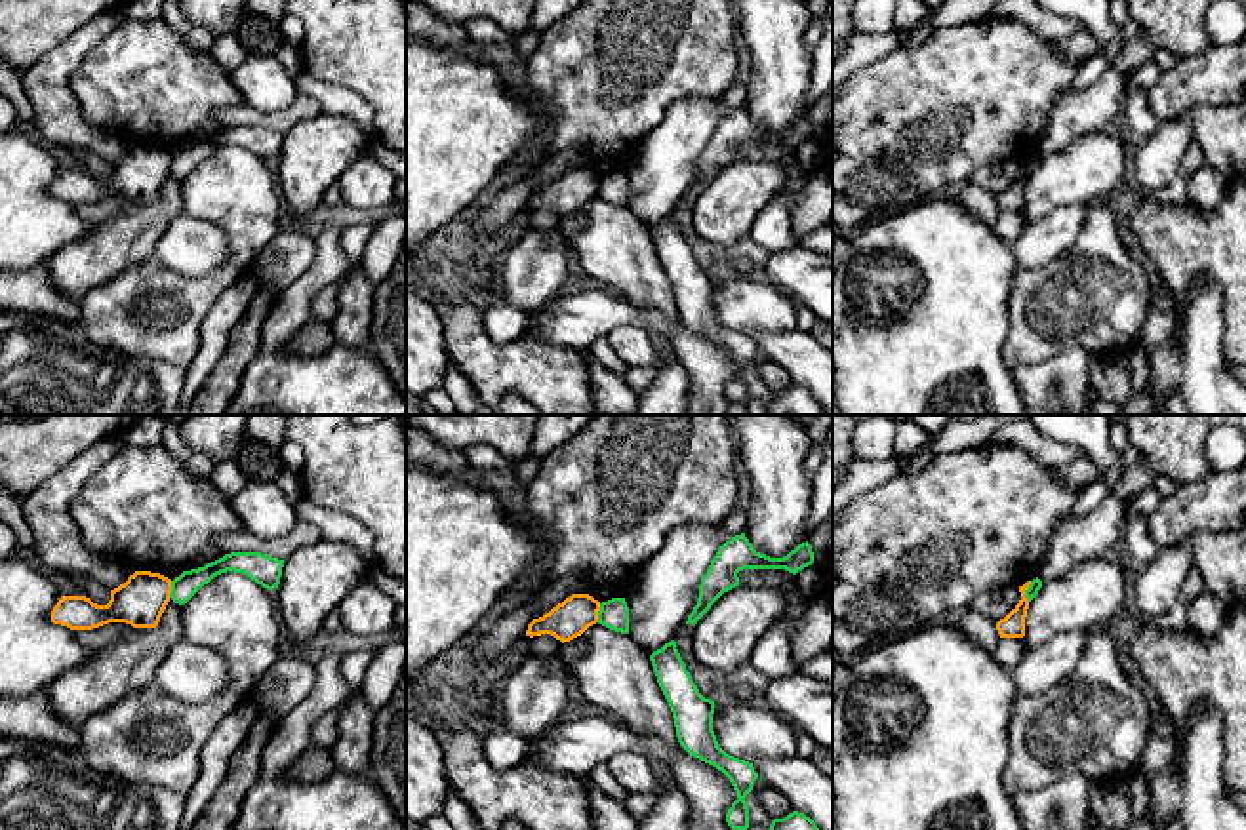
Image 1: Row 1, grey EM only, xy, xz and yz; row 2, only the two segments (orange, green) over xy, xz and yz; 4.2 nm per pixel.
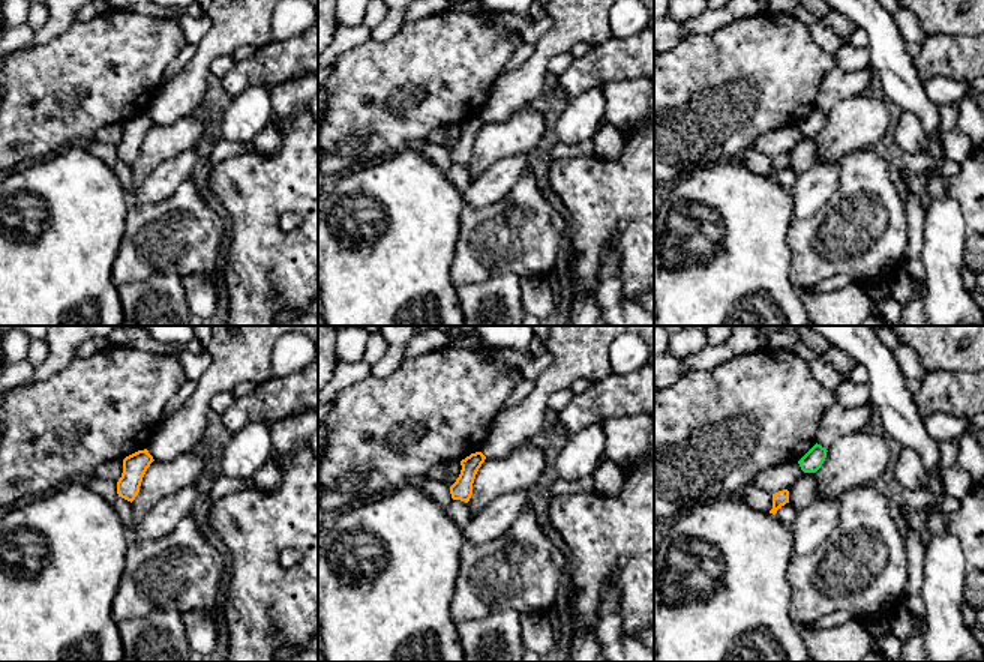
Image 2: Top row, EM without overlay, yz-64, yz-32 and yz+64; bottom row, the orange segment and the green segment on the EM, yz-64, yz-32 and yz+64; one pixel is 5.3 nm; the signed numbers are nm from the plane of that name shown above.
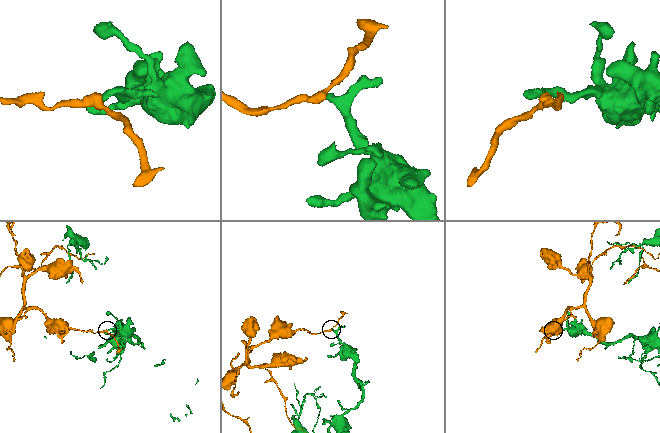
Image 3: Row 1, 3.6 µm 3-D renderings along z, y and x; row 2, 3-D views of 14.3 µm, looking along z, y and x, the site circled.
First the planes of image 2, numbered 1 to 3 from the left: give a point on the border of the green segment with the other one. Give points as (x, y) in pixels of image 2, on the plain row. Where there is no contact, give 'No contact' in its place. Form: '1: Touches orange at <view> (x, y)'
1: No contact
2: No contact
3: No contact

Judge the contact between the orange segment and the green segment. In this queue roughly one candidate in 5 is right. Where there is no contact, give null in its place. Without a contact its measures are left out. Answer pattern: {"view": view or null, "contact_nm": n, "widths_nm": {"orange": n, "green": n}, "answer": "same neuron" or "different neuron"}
{"view": "yz", "contact_nm": 90, "widths_nm": {"orange": 100, "green": 50}, "answer": "different neuron"}

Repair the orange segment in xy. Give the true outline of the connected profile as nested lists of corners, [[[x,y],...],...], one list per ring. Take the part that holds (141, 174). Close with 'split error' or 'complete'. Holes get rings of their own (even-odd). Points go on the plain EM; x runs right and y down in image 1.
[[[135,145],[124,158],[111,164],[107,179],[86,169],[61,169],[51,185],[51,196],[70,204],[93,204],[109,196],[126,196],[133,202],[156,202],[170,175],[171,152]]] | complete

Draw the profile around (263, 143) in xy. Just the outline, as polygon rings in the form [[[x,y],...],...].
[[[231,126],[204,141],[183,145],[171,154],[170,171],[185,179],[204,158],[227,145],[242,147],[263,162],[274,164],[280,158],[282,141],[284,133],[261,126]]]

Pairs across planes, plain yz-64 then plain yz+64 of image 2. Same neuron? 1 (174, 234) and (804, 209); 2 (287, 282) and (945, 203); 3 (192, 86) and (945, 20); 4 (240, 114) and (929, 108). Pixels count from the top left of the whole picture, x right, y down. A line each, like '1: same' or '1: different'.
1: different
2: different
3: same
4: different

